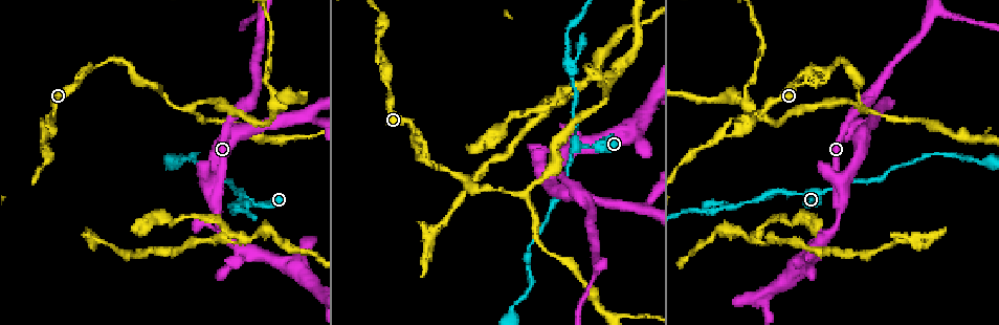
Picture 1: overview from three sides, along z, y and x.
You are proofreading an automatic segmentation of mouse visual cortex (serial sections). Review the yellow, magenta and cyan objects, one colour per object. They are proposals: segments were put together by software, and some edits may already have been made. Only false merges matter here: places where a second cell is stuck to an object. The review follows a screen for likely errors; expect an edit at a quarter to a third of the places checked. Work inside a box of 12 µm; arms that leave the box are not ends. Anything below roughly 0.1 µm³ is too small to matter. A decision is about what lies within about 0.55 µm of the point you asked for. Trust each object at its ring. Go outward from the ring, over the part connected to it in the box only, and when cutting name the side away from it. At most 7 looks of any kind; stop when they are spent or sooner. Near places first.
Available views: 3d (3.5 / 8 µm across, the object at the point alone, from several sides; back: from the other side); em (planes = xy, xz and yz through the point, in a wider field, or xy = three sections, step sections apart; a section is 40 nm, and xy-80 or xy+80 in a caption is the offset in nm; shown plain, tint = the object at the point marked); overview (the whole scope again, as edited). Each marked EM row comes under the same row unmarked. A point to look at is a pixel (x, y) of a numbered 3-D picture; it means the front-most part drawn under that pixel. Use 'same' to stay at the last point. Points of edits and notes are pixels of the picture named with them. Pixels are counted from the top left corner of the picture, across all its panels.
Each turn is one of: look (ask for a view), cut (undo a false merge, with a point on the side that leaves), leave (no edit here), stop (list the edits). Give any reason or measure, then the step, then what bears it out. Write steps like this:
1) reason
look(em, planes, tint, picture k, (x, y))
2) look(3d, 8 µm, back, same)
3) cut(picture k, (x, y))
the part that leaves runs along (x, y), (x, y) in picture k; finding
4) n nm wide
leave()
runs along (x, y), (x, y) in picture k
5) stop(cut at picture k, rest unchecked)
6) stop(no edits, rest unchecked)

sharp bend
look(3d, 3.5 µm, picture 1, (423, 159))

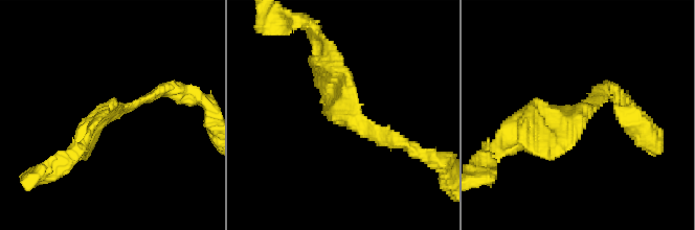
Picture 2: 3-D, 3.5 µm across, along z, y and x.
arms of 150, 150 nm; now the EM
look(em, xy, step 3, tint, picture 2, (344, 116))

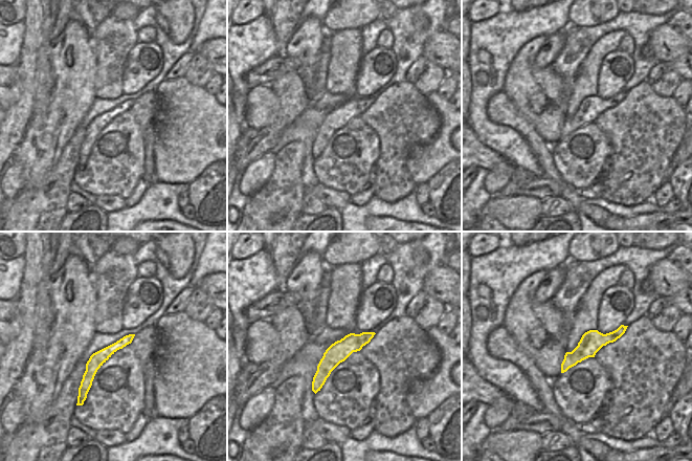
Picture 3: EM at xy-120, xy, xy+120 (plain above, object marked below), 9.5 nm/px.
another direction
look(em, xy, step 5, tint, same)

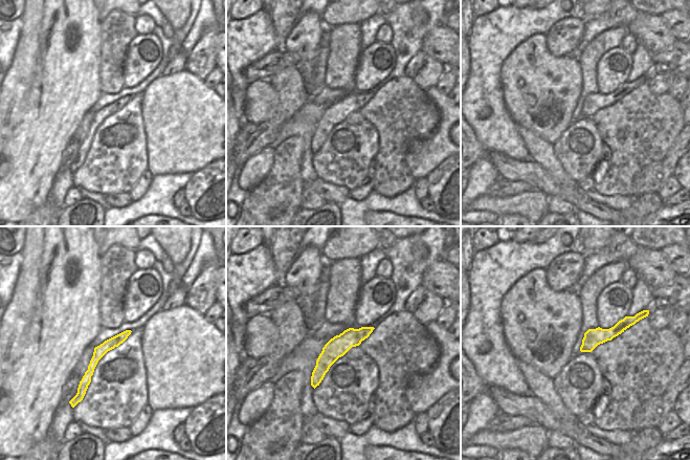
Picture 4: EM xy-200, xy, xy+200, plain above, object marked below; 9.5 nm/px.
leave()
runs along (370, 329), (348, 338), (314, 384) in picture 4; continuous, no second cell

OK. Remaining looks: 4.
abrupt turn
look(3d, 3.5 µm, picture 1, (576, 145))

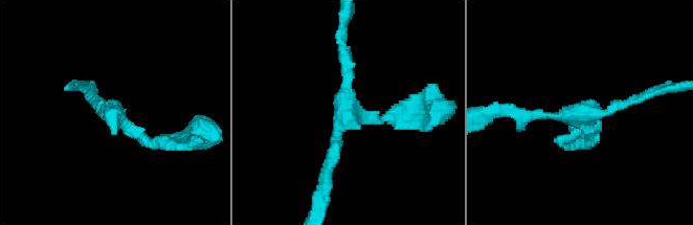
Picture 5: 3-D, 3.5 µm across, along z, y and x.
need the tissue
look(em, planes, tint, picture 5, (585, 115))

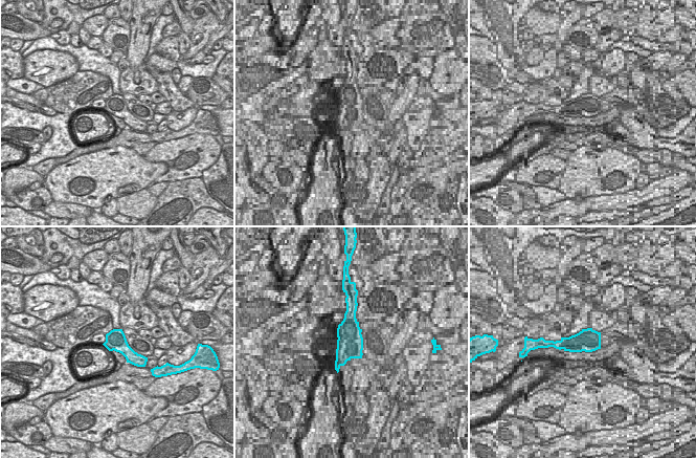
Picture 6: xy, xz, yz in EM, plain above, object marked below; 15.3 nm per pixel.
320 nm wide
leave()
runs along (410, 107), (349, 117), (327, 169) in picture 5; one cell here

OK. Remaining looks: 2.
three-way junction
look(3d, 3.5 µm, back, picture 1, (187, 107))

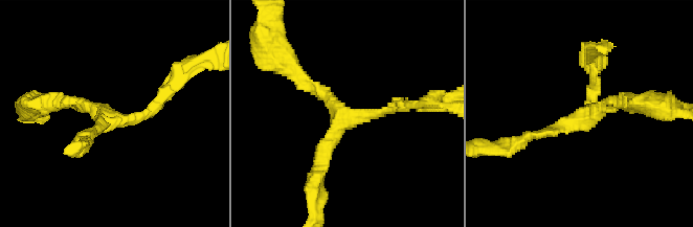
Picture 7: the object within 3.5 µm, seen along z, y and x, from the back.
3 arms; arms of 150, 200, 200 nm
look(em, xy, step 3, tint, picture 7, (346, 118))

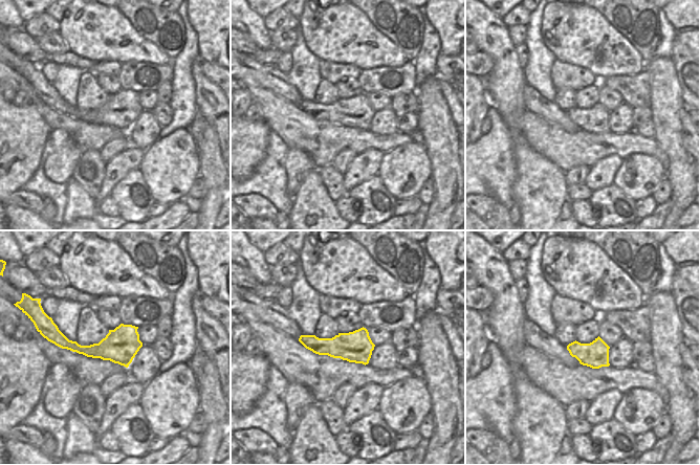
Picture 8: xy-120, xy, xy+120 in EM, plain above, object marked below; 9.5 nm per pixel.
leave()
runs along (404, 105), (347, 118), (295, 75) in picture 7; one cell here

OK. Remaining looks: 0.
stop(no edits, rest unchecked)

